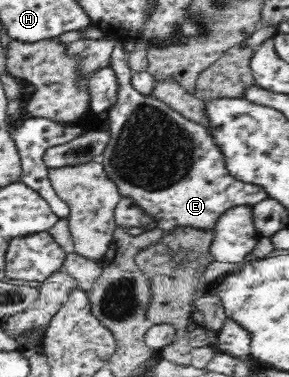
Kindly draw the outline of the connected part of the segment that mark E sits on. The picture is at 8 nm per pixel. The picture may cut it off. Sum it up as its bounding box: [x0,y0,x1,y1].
[100,39,268,233]

